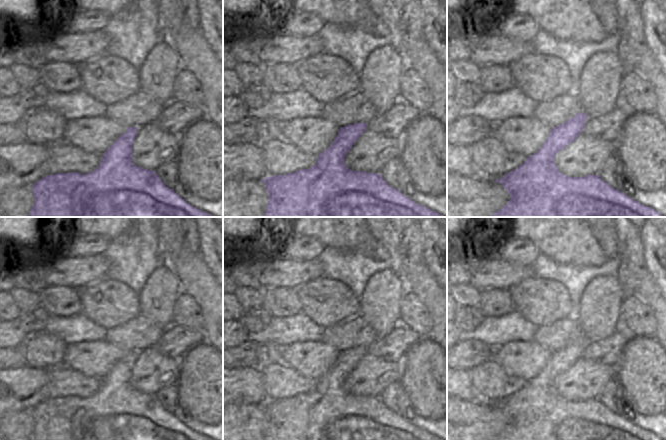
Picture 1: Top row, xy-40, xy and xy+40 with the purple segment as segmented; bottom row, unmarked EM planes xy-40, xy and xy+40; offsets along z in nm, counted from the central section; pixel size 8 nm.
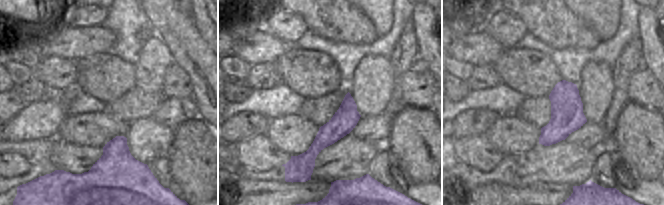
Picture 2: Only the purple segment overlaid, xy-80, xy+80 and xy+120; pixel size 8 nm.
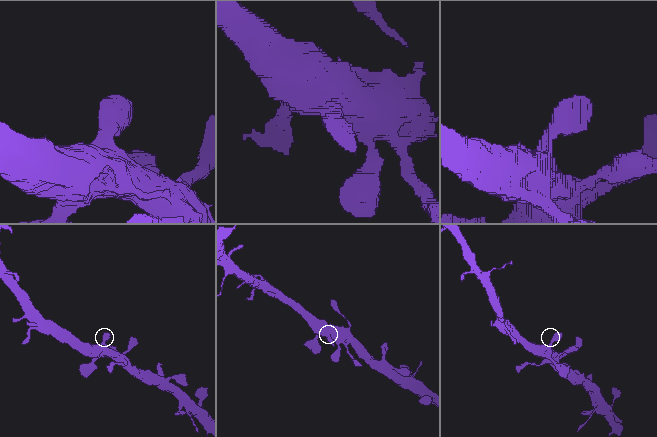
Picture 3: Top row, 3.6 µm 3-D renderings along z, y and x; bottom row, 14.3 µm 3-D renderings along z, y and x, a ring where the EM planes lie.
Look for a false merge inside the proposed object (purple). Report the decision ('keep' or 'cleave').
keep

